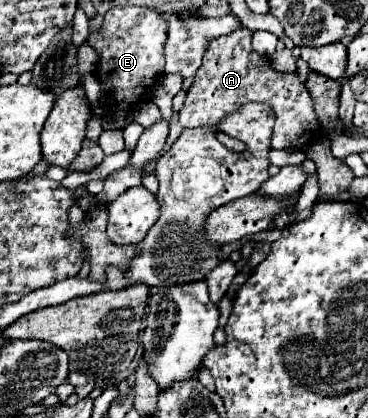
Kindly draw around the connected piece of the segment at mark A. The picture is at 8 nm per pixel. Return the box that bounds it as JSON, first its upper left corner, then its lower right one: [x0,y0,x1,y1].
[179,30,321,150]

